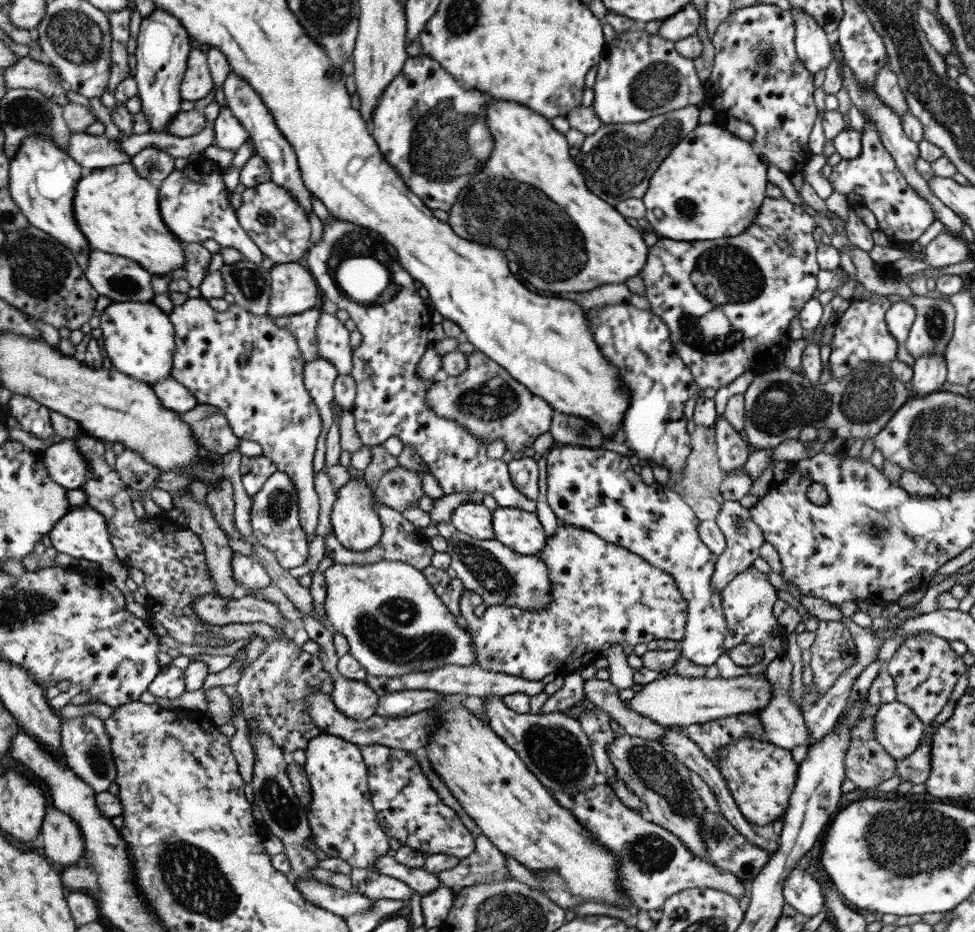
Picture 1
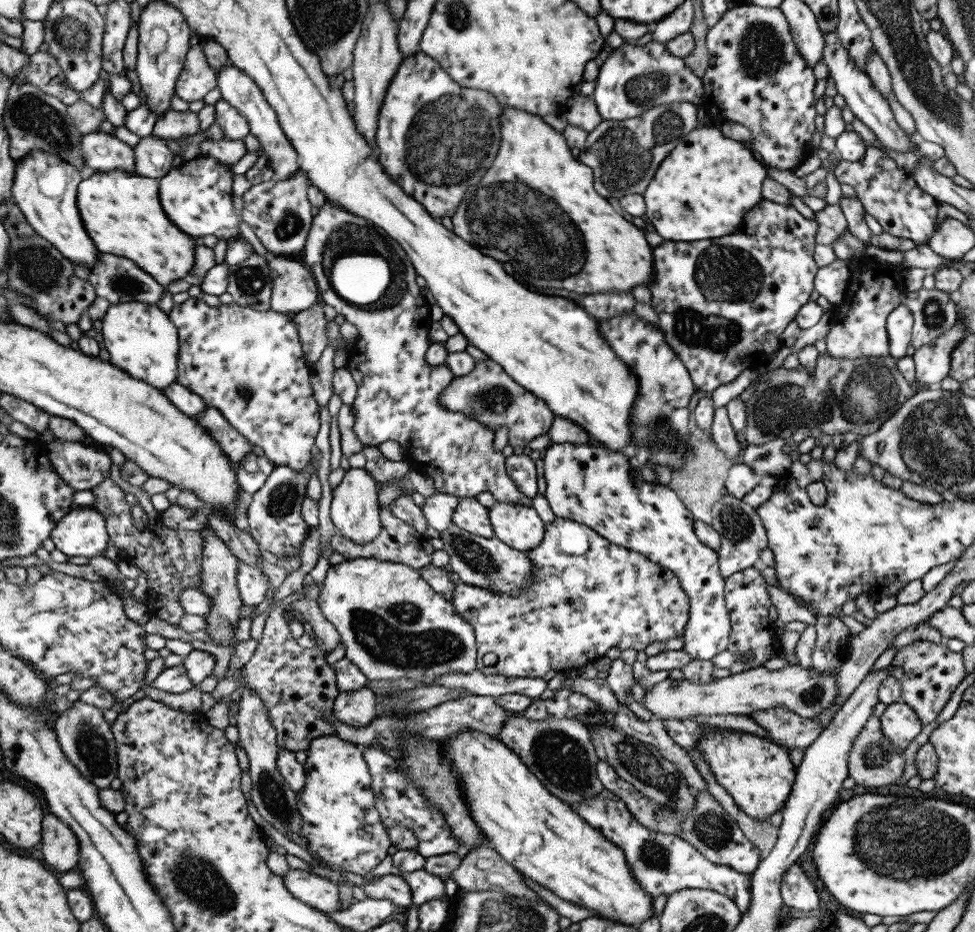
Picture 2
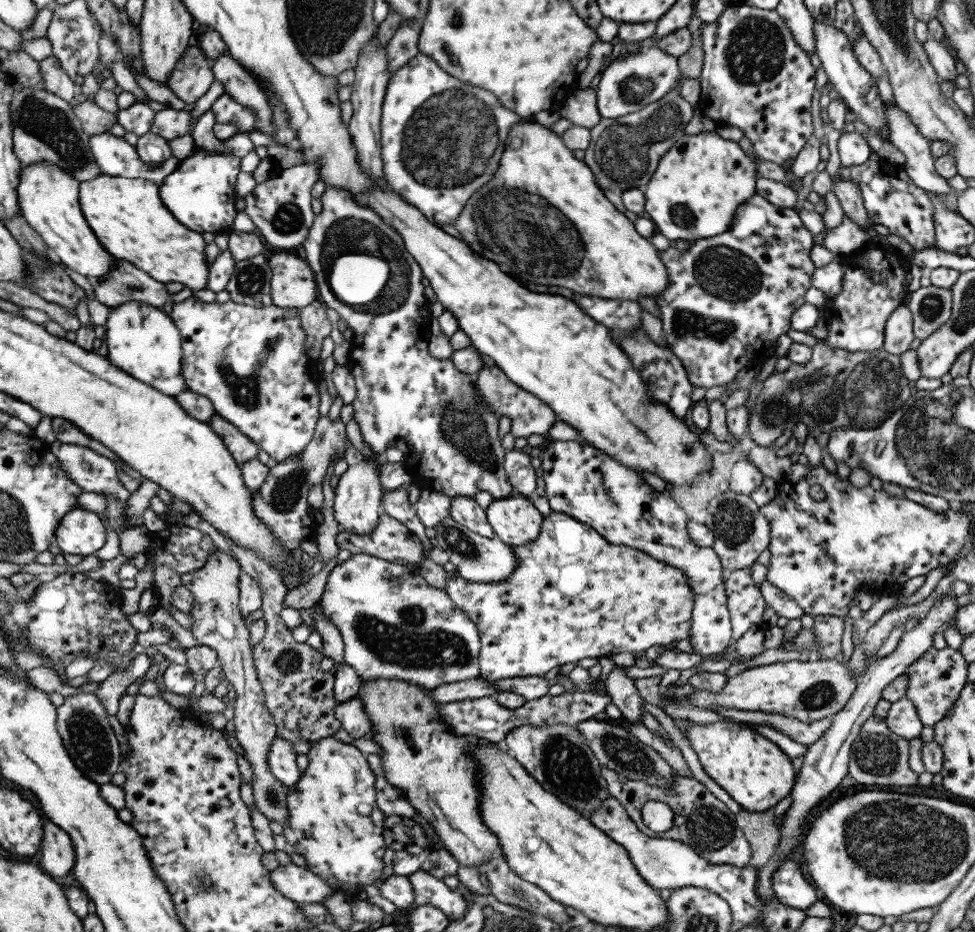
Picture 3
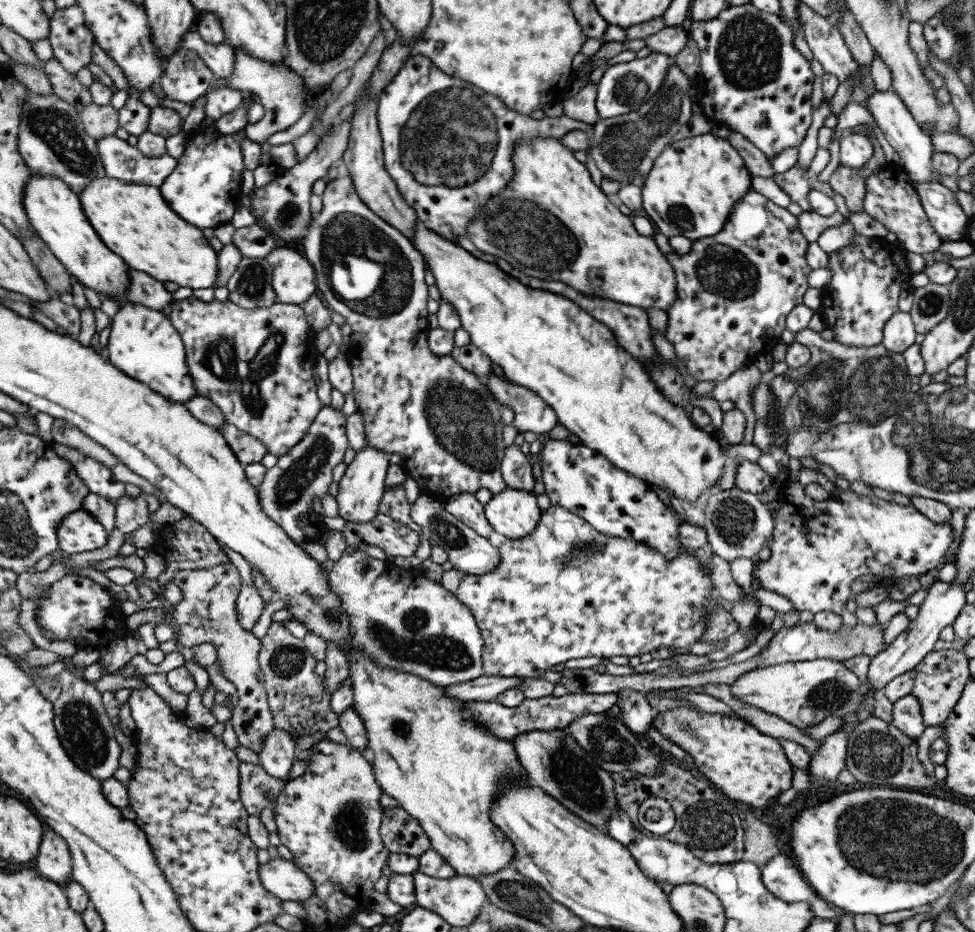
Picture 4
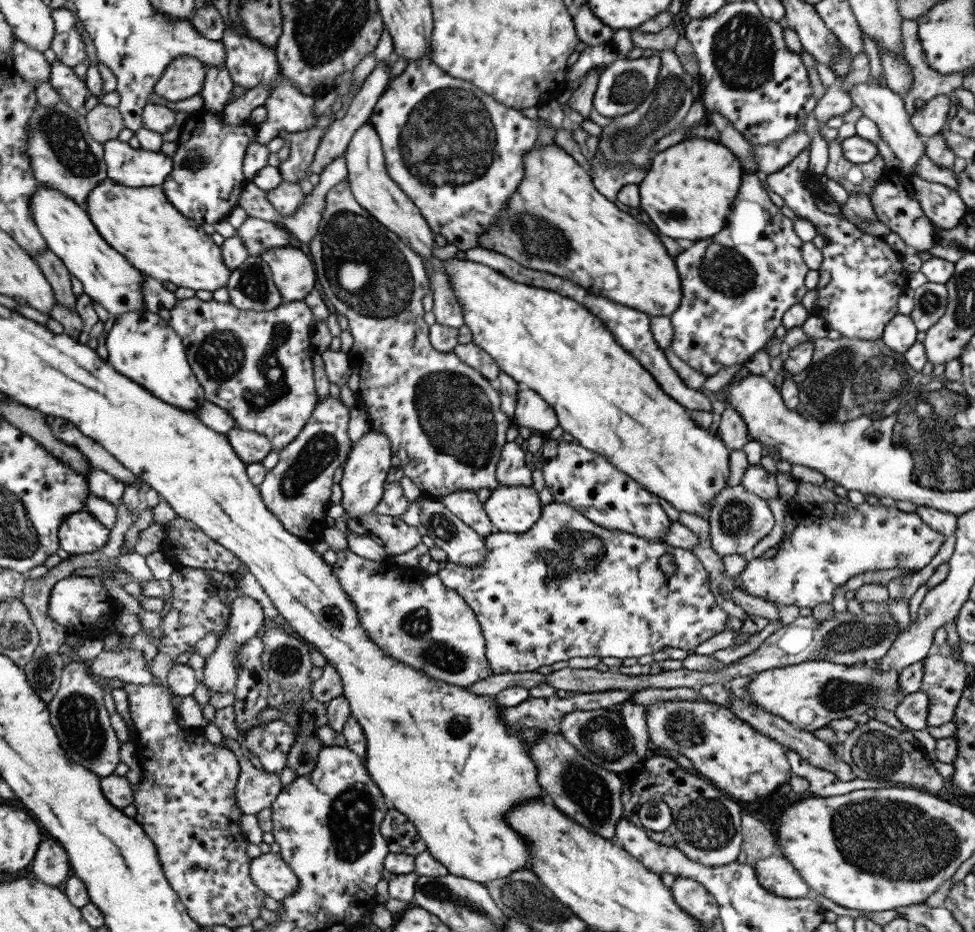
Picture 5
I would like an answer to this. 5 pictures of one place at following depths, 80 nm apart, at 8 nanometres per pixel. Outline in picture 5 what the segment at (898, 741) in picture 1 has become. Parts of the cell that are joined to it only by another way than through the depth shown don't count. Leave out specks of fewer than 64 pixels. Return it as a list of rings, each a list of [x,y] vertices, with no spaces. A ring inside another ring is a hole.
[[[917,691],[904,695],[900,703],[895,707],[894,715],[897,720],[912,730],[926,728],[926,714],[928,711],[928,696],[924,692]]]

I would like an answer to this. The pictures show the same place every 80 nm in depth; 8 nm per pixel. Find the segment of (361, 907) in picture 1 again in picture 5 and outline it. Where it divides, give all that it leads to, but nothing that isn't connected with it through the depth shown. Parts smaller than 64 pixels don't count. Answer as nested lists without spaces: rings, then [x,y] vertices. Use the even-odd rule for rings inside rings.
[[[260,854],[250,861],[252,880],[269,898],[282,901],[299,886],[295,872],[278,854]]]

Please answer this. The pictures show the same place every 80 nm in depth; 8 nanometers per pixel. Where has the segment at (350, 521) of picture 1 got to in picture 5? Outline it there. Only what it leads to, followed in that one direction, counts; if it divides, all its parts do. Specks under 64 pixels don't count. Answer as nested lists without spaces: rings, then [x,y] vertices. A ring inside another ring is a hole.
[[[369,424],[361,437],[350,446],[346,462],[342,468],[342,478],[339,482],[342,490],[340,505],[346,518],[357,518],[373,512],[376,502],[380,499],[386,483],[387,472],[391,468],[393,456],[387,437],[375,429],[369,429]]]

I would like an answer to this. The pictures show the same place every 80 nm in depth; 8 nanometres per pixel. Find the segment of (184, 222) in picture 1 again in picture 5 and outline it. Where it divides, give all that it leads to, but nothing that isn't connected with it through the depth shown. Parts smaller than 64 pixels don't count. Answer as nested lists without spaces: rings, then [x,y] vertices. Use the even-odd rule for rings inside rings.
[[[204,107],[188,116],[177,140],[175,140],[178,146],[172,156],[173,170],[162,184],[171,204],[174,204],[184,215],[196,220],[199,224],[215,224],[219,220],[225,220],[229,212],[238,206],[239,192],[241,192],[243,180],[245,180],[241,174],[243,154],[254,137],[251,121],[241,124],[241,126],[229,126],[221,120],[221,117],[221,114],[209,112]]]

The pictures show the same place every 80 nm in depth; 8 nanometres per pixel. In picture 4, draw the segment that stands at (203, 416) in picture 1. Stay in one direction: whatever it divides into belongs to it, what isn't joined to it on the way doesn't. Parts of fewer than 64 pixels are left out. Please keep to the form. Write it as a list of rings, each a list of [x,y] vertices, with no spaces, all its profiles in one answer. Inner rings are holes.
[[[224,422],[219,432],[234,451],[235,458],[238,458],[238,462],[243,466],[253,462],[260,463],[267,453],[265,445],[257,437],[239,430],[232,424]]]

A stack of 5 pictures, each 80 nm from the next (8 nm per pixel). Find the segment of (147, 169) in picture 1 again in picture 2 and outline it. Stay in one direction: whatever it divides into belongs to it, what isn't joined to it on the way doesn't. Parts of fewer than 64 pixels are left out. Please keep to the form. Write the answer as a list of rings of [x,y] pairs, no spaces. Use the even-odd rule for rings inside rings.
[[[142,137],[134,147],[136,150],[137,174],[161,179],[173,172],[173,159],[176,154],[171,150],[166,139],[161,137]]]

